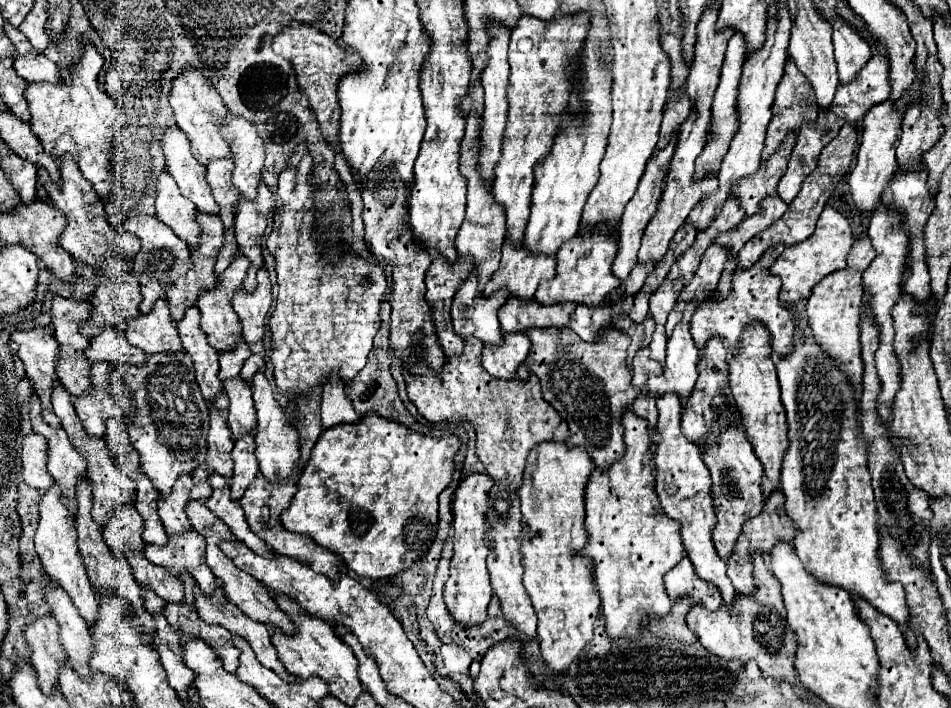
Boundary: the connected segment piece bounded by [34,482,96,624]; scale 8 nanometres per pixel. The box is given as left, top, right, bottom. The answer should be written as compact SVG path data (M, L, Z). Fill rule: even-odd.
M56 482L40 496L38 516L40 516L40 520L38 520L38 530L36 530L34 542L36 542L36 552L40 556L40 562L44 566L44 572L50 578L54 578L68 592L68 596L80 610L80 616L88 624L92 624L92 620L96 618L96 592L92 590L92 584L86 576L86 568L80 560L80 554L76 552L74 520L70 518L70 512L62 502L62 494L60 494L60 488Z

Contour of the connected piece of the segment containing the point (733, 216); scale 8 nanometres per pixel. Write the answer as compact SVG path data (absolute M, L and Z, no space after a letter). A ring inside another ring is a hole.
M728 196L722 212L720 212L718 218L710 224L708 232L700 232L700 234L720 234L720 232L724 232L724 230L734 228L742 218L744 218L744 212L740 212L740 206L736 204L736 200L732 200L732 196Z

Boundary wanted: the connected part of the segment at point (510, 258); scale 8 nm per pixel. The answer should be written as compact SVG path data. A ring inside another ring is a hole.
M502 246L500 268L488 280L484 296L492 296L494 292L506 288L514 298L522 302L534 300L534 292L540 282L552 280L556 272L554 256L528 256L524 248L516 252L516 248Z

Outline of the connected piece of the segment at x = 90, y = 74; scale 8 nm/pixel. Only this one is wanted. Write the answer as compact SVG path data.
M88 42L82 46L80 60L68 68L60 82L28 82L24 98L30 108L32 132L40 138L44 150L52 156L72 154L84 178L92 182L100 196L106 196L118 188L118 180L112 176L112 138L126 122L126 116L98 86L98 72L102 70L102 64L102 56Z

